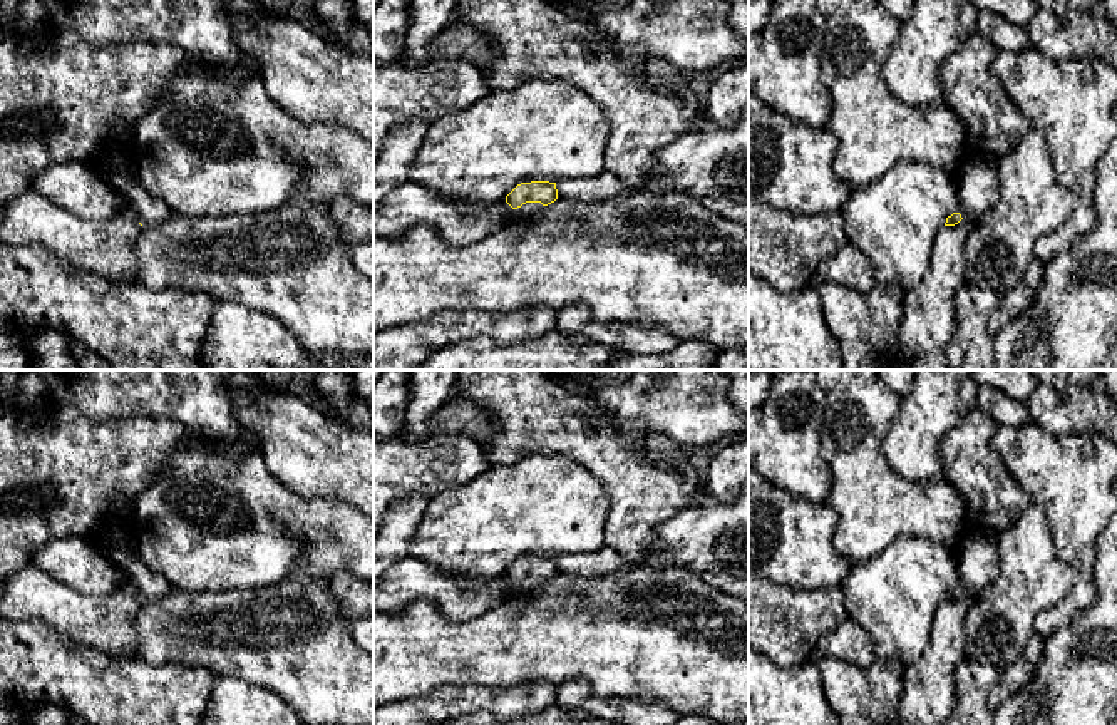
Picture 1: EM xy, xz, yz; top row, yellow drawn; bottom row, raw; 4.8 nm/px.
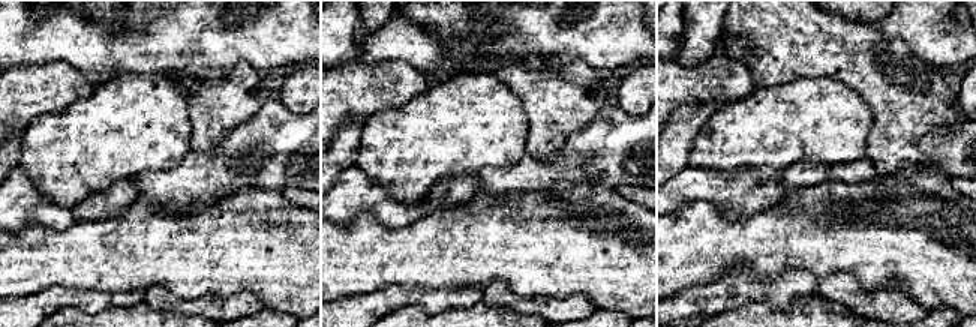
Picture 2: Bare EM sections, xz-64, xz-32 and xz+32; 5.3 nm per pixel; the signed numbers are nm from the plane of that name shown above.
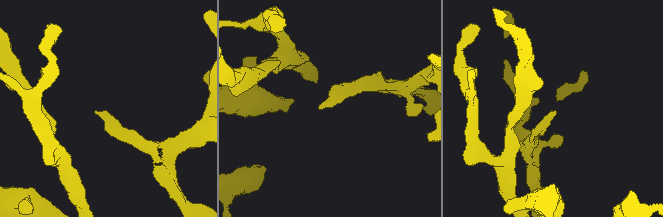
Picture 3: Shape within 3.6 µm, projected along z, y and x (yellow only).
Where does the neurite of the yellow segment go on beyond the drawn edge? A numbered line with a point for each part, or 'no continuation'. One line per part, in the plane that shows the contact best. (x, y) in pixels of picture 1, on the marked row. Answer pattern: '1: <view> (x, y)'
1: xz (530, 208)

